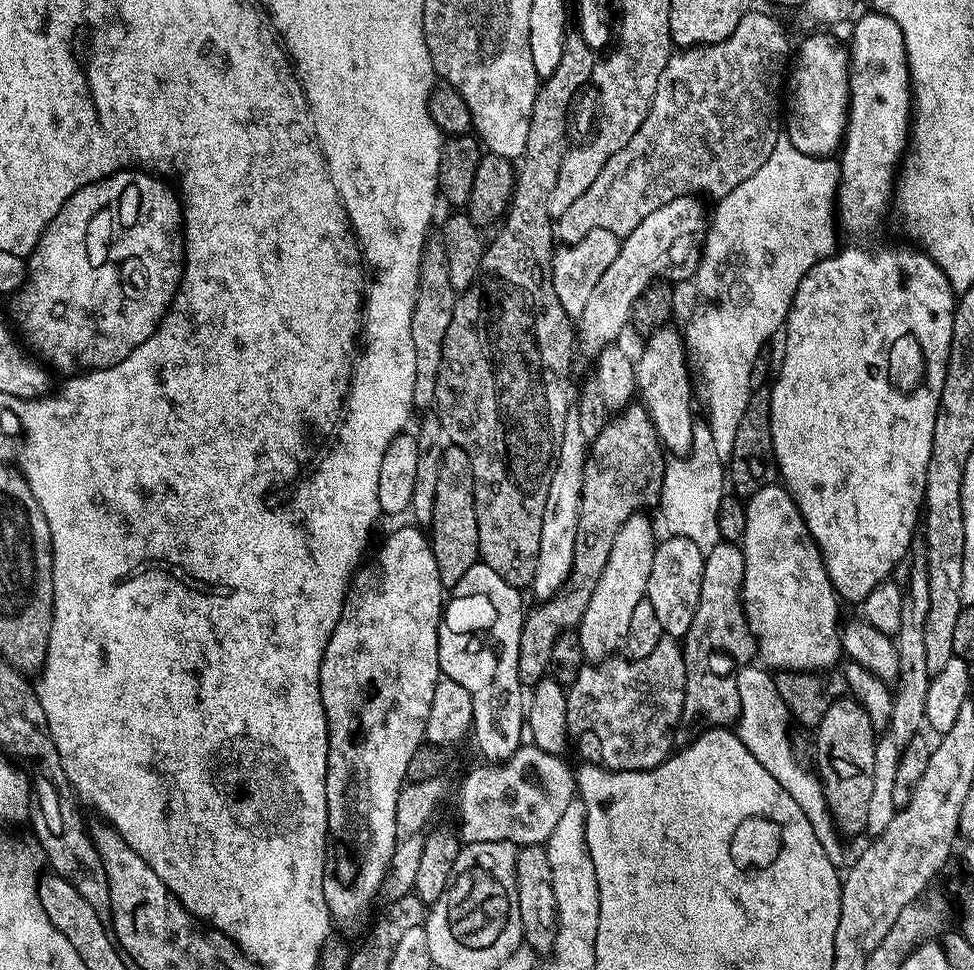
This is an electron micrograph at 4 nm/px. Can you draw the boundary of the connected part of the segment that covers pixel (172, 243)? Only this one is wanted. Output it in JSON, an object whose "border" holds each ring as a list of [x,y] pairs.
{"border":[[[121,170],[105,180],[96,180],[90,186],[82,186],[62,206],[62,210],[46,226],[46,230],[38,238],[34,250],[27,257],[28,279],[23,288],[15,293],[12,304],[11,323],[15,331],[22,337],[23,343],[33,353],[38,354],[41,361],[46,362],[49,369],[57,368],[67,374],[80,374],[85,370],[112,368],[115,364],[123,364],[124,359],[131,354],[150,334],[156,332],[165,312],[168,311],[176,291],[180,288],[180,280],[184,277],[184,214],[177,189],[159,180],[159,175],[148,170]]]}

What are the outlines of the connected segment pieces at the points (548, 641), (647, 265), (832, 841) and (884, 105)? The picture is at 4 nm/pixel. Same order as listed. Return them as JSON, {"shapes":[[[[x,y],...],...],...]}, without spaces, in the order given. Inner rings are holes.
{"shapes":[[[[633,402],[627,408],[619,409],[598,434],[598,438],[590,442],[582,474],[582,498],[578,510],[578,538],[574,550],[574,566],[570,570],[568,581],[549,600],[537,603],[535,605],[537,608],[533,612],[531,609],[524,617],[522,638],[518,642],[518,674],[521,684],[534,686],[549,675],[550,654],[553,653],[554,642],[559,635],[575,629],[580,623],[582,614],[586,614],[586,606],[590,606],[594,586],[598,586],[598,578],[602,578],[602,570],[606,570],[606,558],[610,558],[610,546],[614,546],[614,538],[618,530],[622,530],[622,526],[631,516],[648,510],[644,508],[655,509],[659,505],[665,463],[666,449],[660,443],[660,435],[654,430],[647,410],[639,402]]],[[[696,196],[674,198],[674,202],[666,202],[666,206],[658,206],[658,210],[654,210],[654,214],[642,218],[642,222],[638,222],[638,226],[634,226],[632,233],[621,239],[618,258],[614,258],[614,262],[610,262],[606,274],[602,274],[602,278],[598,278],[598,286],[594,286],[594,294],[590,294],[590,298],[586,298],[582,314],[578,317],[579,351],[581,348],[584,352],[599,354],[604,348],[615,345],[619,341],[616,339],[619,338],[620,331],[626,326],[629,327],[634,302],[638,298],[638,294],[642,294],[642,290],[646,290],[646,286],[650,286],[661,278],[672,278],[668,276],[677,276],[680,280],[688,281],[695,277],[700,265],[700,255],[704,252],[704,233],[710,227],[709,217],[706,212],[704,216],[704,208],[698,201]]],[[[756,666],[741,667],[740,672],[736,675],[738,682],[738,698],[740,699],[740,715],[738,717],[738,735],[740,741],[745,744],[746,750],[758,758],[778,778],[778,786],[786,790],[802,806],[802,814],[810,818],[810,826],[814,826],[814,834],[818,837],[818,842],[822,842],[822,850],[828,856],[835,857],[836,853],[836,836],[838,830],[835,821],[831,818],[831,813],[827,803],[823,800],[823,789],[818,781],[815,771],[806,769],[800,765],[800,760],[796,757],[796,752],[792,749],[792,740],[788,737],[787,719],[780,720],[780,712],[785,711],[782,698],[774,686],[774,676],[767,667],[752,668]]],[[[865,11],[865,16],[852,28],[848,50],[848,126],[844,143],[838,152],[840,187],[836,190],[838,220],[852,232],[868,232],[884,220],[894,200],[894,181],[902,157],[910,143],[912,122],[912,79],[908,73],[908,55],[902,30],[894,18],[881,12]]]]}

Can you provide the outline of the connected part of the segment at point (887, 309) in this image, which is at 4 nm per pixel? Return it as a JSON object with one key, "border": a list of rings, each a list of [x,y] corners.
{"border":[[[908,246],[908,247],[912,247],[912,248],[892,248],[892,249],[888,249],[888,248],[880,248],[880,249],[878,249],[878,250],[877,250],[877,252],[871,252],[871,250],[870,250],[870,249],[868,249],[868,248],[844,248],[844,247],[841,247],[841,248],[840,248],[840,249],[839,249],[839,251],[837,251],[837,252],[836,252],[836,253],[835,253],[835,254],[833,254],[833,255],[831,255],[831,256],[827,256],[827,258],[825,258],[825,260],[819,260],[819,262],[817,262],[817,263],[816,263],[816,264],[815,264],[815,266],[813,266],[813,267],[812,267],[812,268],[811,268],[811,270],[810,270],[810,271],[809,271],[809,272],[808,272],[808,273],[807,273],[807,274],[806,274],[806,278],[802,278],[802,282],[801,282],[801,283],[800,283],[800,285],[799,285],[799,286],[798,286],[798,290],[797,290],[797,291],[796,291],[796,293],[795,293],[795,294],[794,294],[794,298],[793,298],[793,299],[792,299],[792,305],[791,305],[791,306],[790,306],[790,310],[789,310],[789,311],[788,311],[788,319],[787,319],[787,321],[786,321],[786,327],[785,327],[785,328],[784,328],[784,329],[783,329],[783,332],[782,332],[782,337],[783,337],[783,336],[784,336],[784,357],[782,357],[782,358],[781,358],[781,360],[780,360],[780,369],[778,369],[778,367],[777,367],[777,368],[776,368],[776,369],[775,369],[775,372],[774,372],[774,379],[773,379],[773,380],[772,380],[772,381],[771,381],[771,384],[770,384],[770,391],[771,391],[771,393],[772,393],[772,397],[771,397],[771,398],[770,398],[770,430],[771,430],[771,431],[772,431],[772,437],[773,437],[773,438],[774,438],[774,454],[775,454],[775,455],[776,455],[776,464],[777,464],[777,465],[778,465],[778,467],[779,467],[779,468],[780,468],[780,474],[779,474],[779,479],[780,479],[780,480],[781,480],[781,481],[782,481],[782,483],[783,483],[783,485],[784,485],[784,487],[785,487],[785,488],[787,488],[787,489],[788,489],[788,493],[790,493],[790,495],[791,495],[791,496],[792,496],[792,497],[793,497],[793,498],[794,498],[794,502],[795,502],[795,503],[796,503],[796,505],[797,505],[797,506],[798,506],[798,510],[799,510],[799,511],[800,511],[800,513],[801,513],[801,514],[802,514],[802,518],[803,518],[803,519],[804,519],[804,521],[805,521],[805,522],[806,522],[806,526],[807,526],[807,527],[808,527],[808,529],[809,529],[809,530],[810,530],[810,534],[811,534],[811,535],[812,535],[812,537],[813,537],[813,538],[814,538],[814,542],[815,542],[815,543],[816,543],[816,545],[817,545],[817,546],[818,546],[818,550],[819,550],[819,551],[820,551],[820,556],[821,556],[821,558],[823,558],[823,559],[824,559],[824,569],[825,569],[825,570],[827,570],[827,571],[828,571],[828,577],[829,577],[829,578],[830,578],[830,582],[831,582],[831,583],[832,583],[832,586],[833,586],[833,588],[835,588],[835,590],[836,590],[836,595],[837,595],[837,597],[839,597],[839,599],[840,599],[840,600],[841,600],[841,601],[844,601],[844,600],[856,600],[856,602],[863,602],[863,600],[864,600],[864,599],[865,599],[865,598],[866,598],[866,594],[870,594],[870,590],[874,590],[874,586],[878,586],[878,585],[879,585],[879,584],[881,584],[881,583],[882,583],[882,581],[884,581],[884,580],[886,580],[886,579],[889,579],[889,577],[891,577],[891,576],[892,576],[892,575],[893,575],[893,573],[892,573],[892,571],[894,571],[894,570],[895,570],[895,568],[896,568],[896,567],[898,567],[898,566],[899,566],[899,564],[900,564],[900,563],[902,563],[902,562],[903,562],[903,560],[904,560],[904,563],[905,563],[905,560],[906,560],[906,557],[907,557],[907,556],[908,556],[908,555],[909,555],[909,552],[910,552],[910,549],[911,549],[911,547],[912,547],[912,542],[913,542],[913,539],[914,539],[914,537],[915,537],[915,536],[916,536],[916,535],[917,535],[917,532],[918,532],[918,525],[919,525],[919,524],[920,524],[920,523],[921,523],[921,520],[922,520],[922,509],[923,509],[923,507],[924,507],[924,491],[925,491],[925,490],[926,490],[926,470],[927,470],[927,469],[928,469],[928,467],[929,467],[929,466],[930,466],[930,446],[934,446],[934,418],[935,418],[935,417],[936,417],[936,415],[937,415],[937,414],[938,414],[938,406],[939,406],[939,405],[940,405],[940,399],[941,399],[941,398],[942,398],[942,386],[943,386],[943,385],[944,385],[944,379],[945,379],[945,378],[946,378],[946,370],[947,370],[947,369],[948,369],[948,342],[949,342],[949,339],[950,339],[950,329],[951,329],[951,326],[952,326],[952,314],[953,314],[953,312],[955,312],[955,310],[956,310],[956,302],[957,302],[957,297],[956,297],[956,296],[955,296],[955,295],[954,295],[954,293],[953,293],[953,290],[952,290],[952,287],[951,287],[951,286],[950,286],[950,282],[949,282],[949,281],[948,281],[948,279],[947,279],[947,278],[946,278],[946,274],[942,274],[942,270],[941,270],[941,269],[940,269],[940,267],[939,267],[939,266],[937,266],[937,264],[935,264],[935,263],[934,263],[934,261],[932,261],[932,259],[930,259],[930,258],[929,258],[929,256],[928,256],[928,253],[927,253],[927,252],[925,252],[925,251],[923,251],[923,250],[921,250],[921,249],[920,249],[920,248],[919,248],[919,247],[916,247],[916,246]]]}

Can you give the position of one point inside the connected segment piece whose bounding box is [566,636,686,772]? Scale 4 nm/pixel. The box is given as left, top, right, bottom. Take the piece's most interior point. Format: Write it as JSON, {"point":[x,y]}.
{"point":[657,683]}

